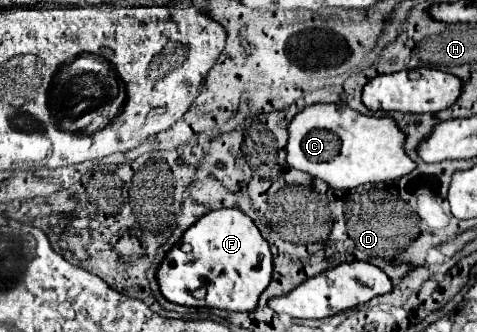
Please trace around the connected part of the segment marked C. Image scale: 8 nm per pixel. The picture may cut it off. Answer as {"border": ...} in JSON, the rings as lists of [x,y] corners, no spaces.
{"border":[[[316,103],[304,107],[294,119],[288,123],[288,147],[286,147],[286,165],[292,169],[304,171],[316,179],[322,179],[332,189],[354,189],[366,183],[394,181],[408,175],[416,163],[404,155],[404,135],[396,127],[392,117],[368,117],[356,113],[350,107],[338,107],[334,103]]]}

